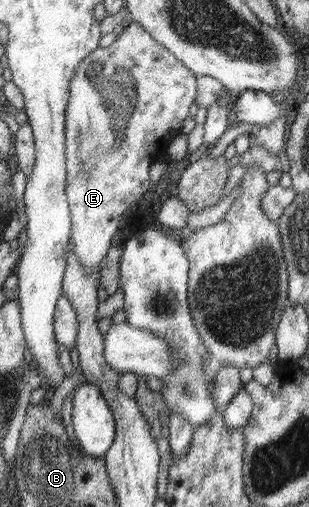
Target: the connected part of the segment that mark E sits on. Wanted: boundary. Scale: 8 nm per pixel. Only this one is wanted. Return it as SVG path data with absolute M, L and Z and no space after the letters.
M131 23L127 26L123 34L118 36L116 41L105 49L96 49L95 52L90 53L84 58L83 63L80 63L79 71L74 72L72 80L70 80L70 96L68 96L68 104L66 104L66 189L67 200L69 201L69 208L71 213L71 243L75 246L76 257L80 262L87 267L88 273L92 273L99 264L106 259L107 253L110 251L112 237L118 231L118 223L122 214L126 212L126 208L130 204L136 203L140 197L148 192L148 185L150 185L150 165L157 161L157 158L164 153L168 143L176 137L176 133L183 129L184 121L188 117L188 109L190 105L194 105L196 99L196 75L192 73L191 69L183 64L174 54L171 53L162 44L155 41L152 34L148 33L146 29L137 24Z

